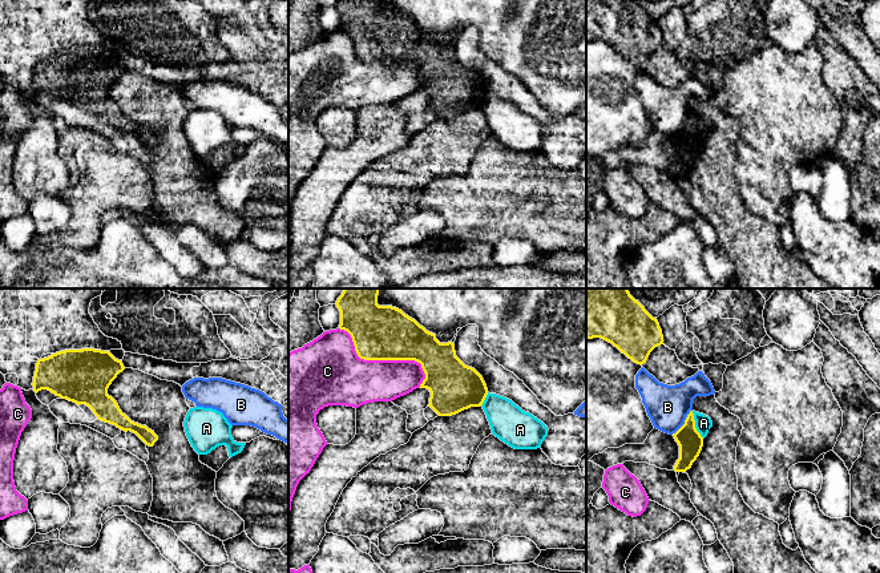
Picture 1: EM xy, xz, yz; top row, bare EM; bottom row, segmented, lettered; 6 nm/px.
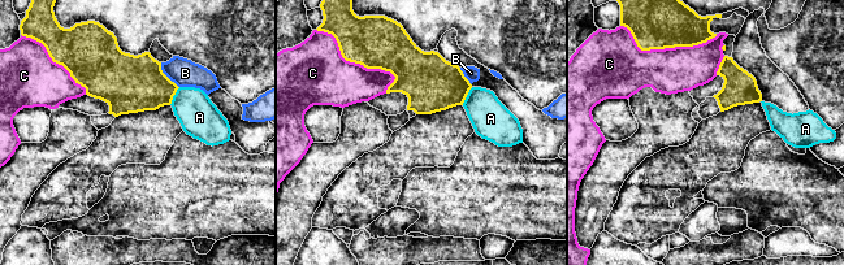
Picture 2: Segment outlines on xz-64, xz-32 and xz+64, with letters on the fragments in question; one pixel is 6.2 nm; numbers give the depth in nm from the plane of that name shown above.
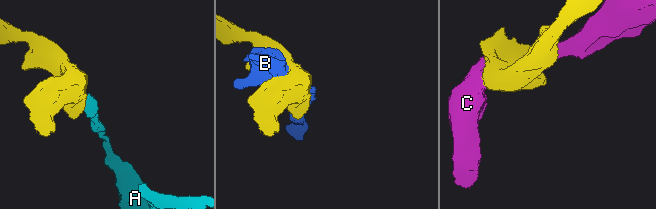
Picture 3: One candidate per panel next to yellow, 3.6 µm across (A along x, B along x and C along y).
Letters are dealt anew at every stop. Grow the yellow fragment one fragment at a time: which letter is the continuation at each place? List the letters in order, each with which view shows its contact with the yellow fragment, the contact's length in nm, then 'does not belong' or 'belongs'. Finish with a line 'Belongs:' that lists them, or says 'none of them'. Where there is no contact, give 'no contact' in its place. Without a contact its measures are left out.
A: meets yellow in yz; contact 180 nm long; does not belong
B: meets yellow in yz; contact 200 nm long; does not belong
C: meets yellow in xz; contact 600 nm long; does not belong
Belongs: none of them

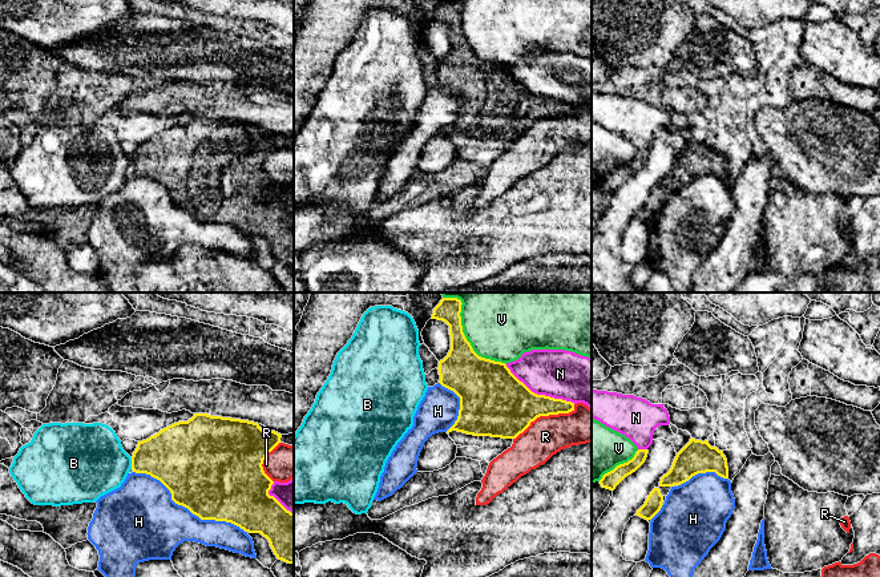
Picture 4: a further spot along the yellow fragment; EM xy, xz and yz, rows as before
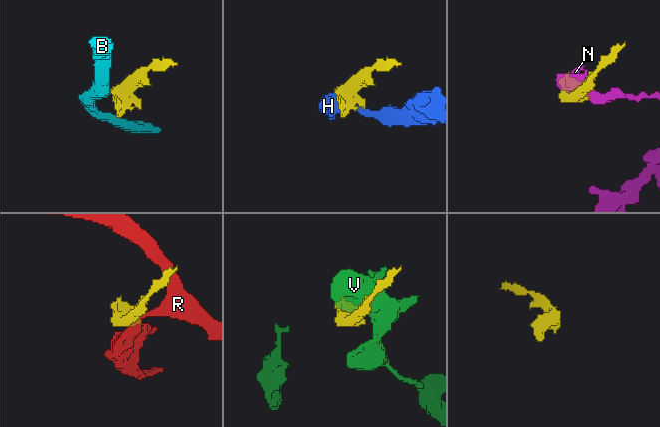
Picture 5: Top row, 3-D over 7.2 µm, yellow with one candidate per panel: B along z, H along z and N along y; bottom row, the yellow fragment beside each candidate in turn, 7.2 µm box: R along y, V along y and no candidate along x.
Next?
B: meets yellow in xy; contact 70 nm long; does not belong
H: meets yellow in xy; contact 800 nm long; does not belong
N: meets yellow in xz; contact 480 nm long; does not belong
R: meets yellow in xz; contact 440 nm long; does not belong
V: meets yellow in xz; contact 550 nm long; does not belong
Belongs: none of them

